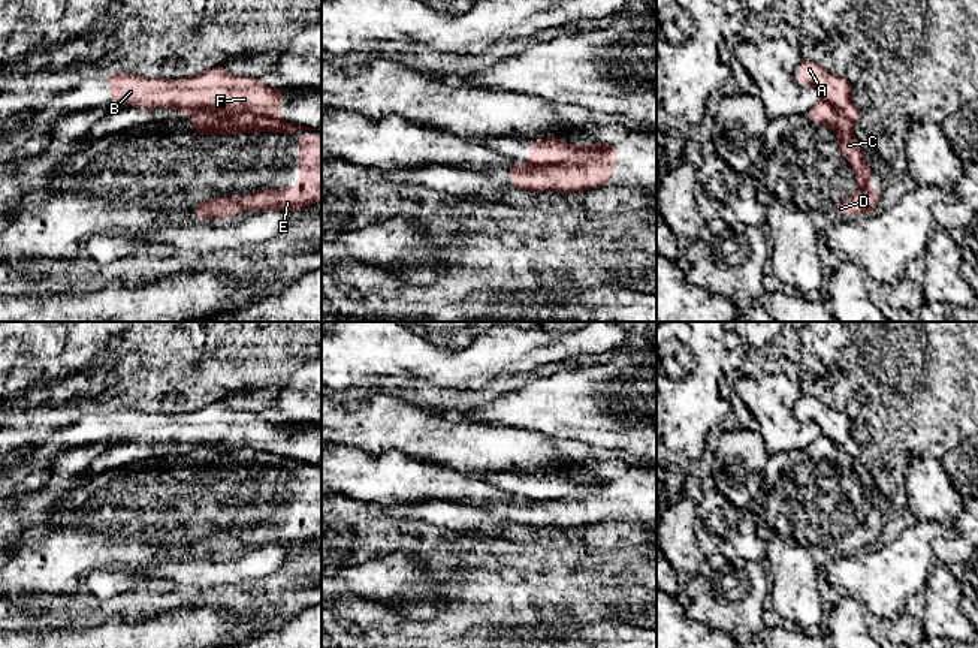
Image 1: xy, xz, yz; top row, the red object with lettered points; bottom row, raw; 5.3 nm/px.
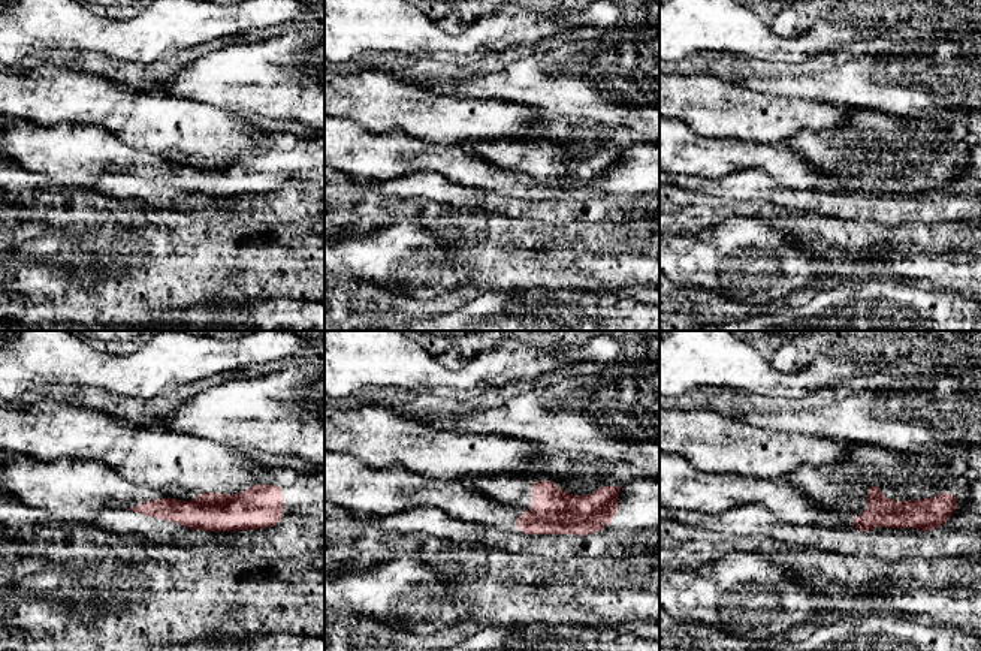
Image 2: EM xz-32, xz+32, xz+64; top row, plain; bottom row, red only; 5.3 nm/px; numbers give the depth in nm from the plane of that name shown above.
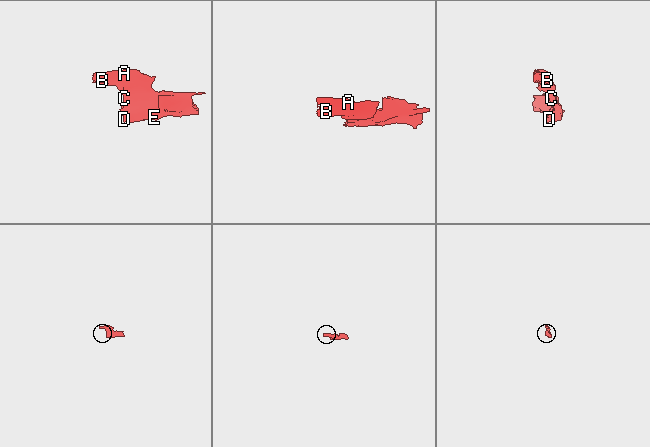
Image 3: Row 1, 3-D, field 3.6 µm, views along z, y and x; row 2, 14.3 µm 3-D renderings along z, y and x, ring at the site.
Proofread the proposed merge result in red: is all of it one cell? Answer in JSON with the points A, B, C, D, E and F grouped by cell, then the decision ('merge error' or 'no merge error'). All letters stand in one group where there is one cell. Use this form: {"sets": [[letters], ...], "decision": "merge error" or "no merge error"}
{"sets": [["A", "B", "F"], ["C", "D", "E"]], "decision": "merge error"}

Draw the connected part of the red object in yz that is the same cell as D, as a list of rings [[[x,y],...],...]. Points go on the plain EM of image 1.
[[[822,434],[806,447],[806,452],[812,459],[824,459],[836,467],[840,488],[855,509],[858,525],[854,531],[836,540],[834,551],[839,554],[840,549],[866,551],[872,548],[881,534],[882,525],[873,527],[870,524],[869,516],[875,501],[864,495],[861,480],[852,468],[854,458]]]

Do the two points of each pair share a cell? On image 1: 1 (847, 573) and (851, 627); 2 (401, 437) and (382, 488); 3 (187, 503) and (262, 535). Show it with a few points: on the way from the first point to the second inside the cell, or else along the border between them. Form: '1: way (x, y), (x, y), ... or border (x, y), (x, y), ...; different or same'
1: border (859, 602), (869, 611); different
2: border (361, 451), (374, 457), (400, 451), (429, 463); different
3: way (205, 506), (229, 509), (244, 524); same

